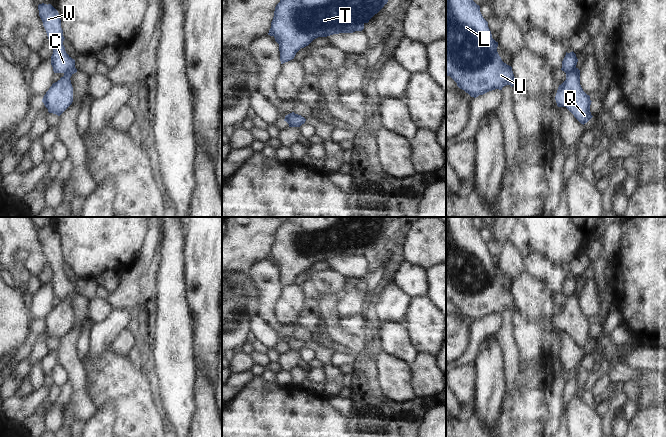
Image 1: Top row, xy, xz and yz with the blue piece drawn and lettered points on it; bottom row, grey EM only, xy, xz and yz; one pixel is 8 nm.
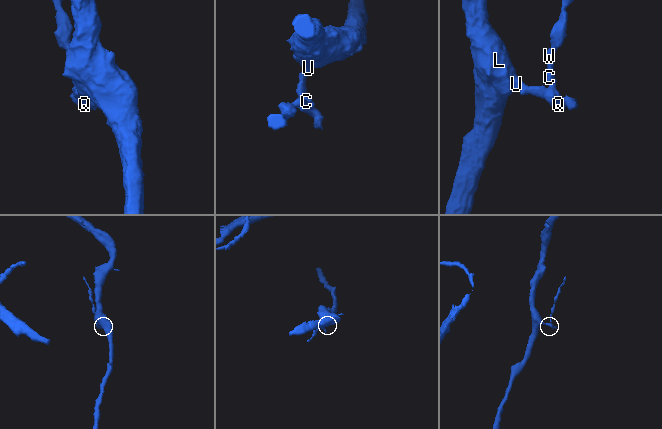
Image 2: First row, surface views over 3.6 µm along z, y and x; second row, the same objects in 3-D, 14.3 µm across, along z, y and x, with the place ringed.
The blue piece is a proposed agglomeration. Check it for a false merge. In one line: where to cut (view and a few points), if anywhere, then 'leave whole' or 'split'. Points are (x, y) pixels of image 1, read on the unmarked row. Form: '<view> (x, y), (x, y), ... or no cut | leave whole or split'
xy (74, 291), (64, 297) | split

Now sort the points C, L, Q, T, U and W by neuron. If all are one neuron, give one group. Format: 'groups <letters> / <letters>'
groups C W / L Q T U

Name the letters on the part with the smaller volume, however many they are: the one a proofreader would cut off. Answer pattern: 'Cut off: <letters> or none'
Cut off: C, W

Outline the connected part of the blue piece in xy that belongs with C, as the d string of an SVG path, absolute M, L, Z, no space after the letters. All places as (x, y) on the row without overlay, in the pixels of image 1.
M51 228L38 229L39 240L43 246L50 269L53 273L51 289L54 297L69 297L75 292L75 284L65 275L64 260L58 235Z

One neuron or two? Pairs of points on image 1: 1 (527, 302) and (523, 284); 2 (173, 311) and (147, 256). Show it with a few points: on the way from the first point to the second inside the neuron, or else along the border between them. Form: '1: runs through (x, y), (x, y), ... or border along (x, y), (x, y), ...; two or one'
1: runs through (527, 298), (526, 288); one
2: border along (156, 248), (157, 254); two

